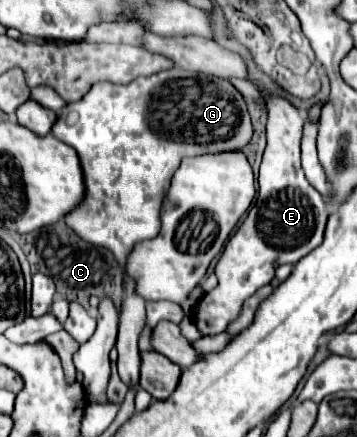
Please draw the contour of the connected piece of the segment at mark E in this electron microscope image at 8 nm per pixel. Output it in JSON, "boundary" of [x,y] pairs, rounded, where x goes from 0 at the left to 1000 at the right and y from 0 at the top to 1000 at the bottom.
{"boundary":[[[790,224],[751,229],[751,334],[728,375],[723,458],[616,581],[599,613],[611,654],[571,673],[543,700],[549,723],[538,719],[538,732],[566,769],[616,764],[633,741],[667,723],[678,691],[728,654],[756,650],[773,609],[829,604],[835,590],[852,590],[908,549],[919,485],[896,439],[868,426],[840,380],[846,288],[852,270],[812,233]]]}

